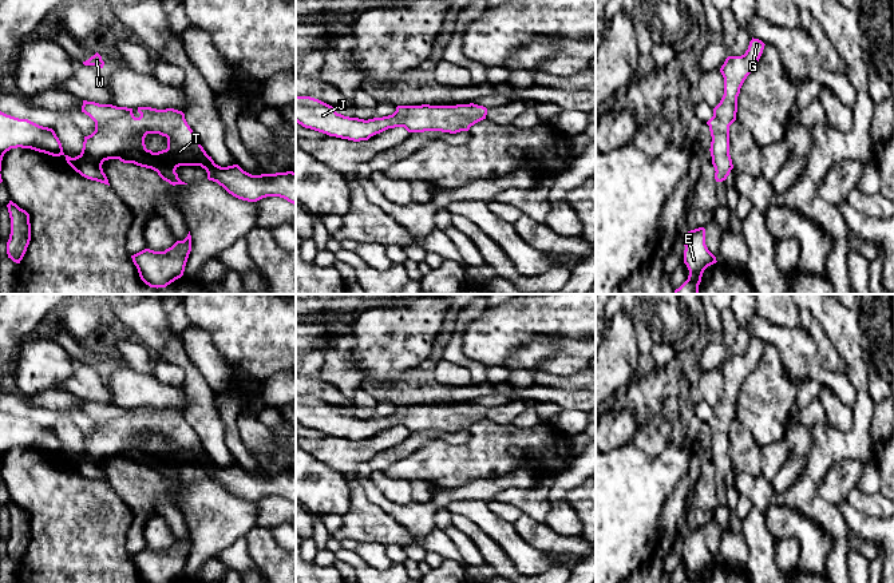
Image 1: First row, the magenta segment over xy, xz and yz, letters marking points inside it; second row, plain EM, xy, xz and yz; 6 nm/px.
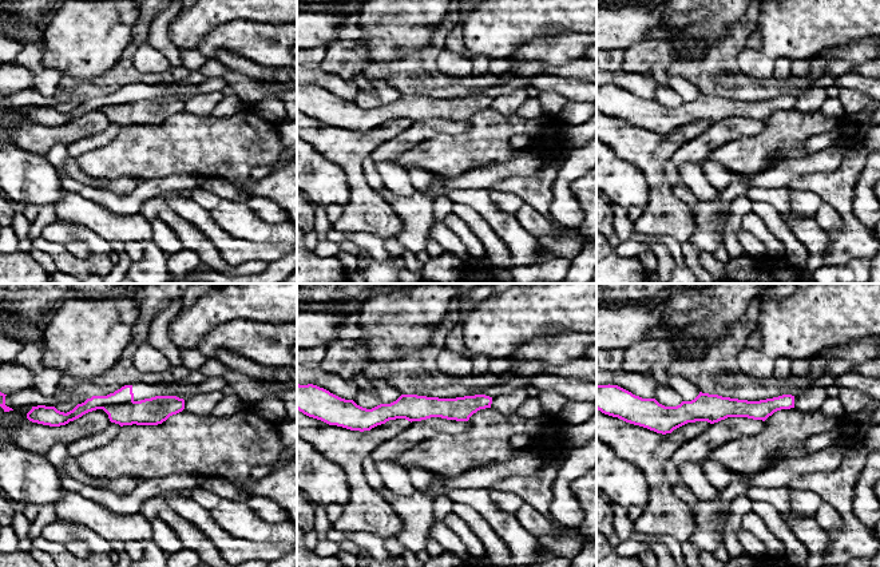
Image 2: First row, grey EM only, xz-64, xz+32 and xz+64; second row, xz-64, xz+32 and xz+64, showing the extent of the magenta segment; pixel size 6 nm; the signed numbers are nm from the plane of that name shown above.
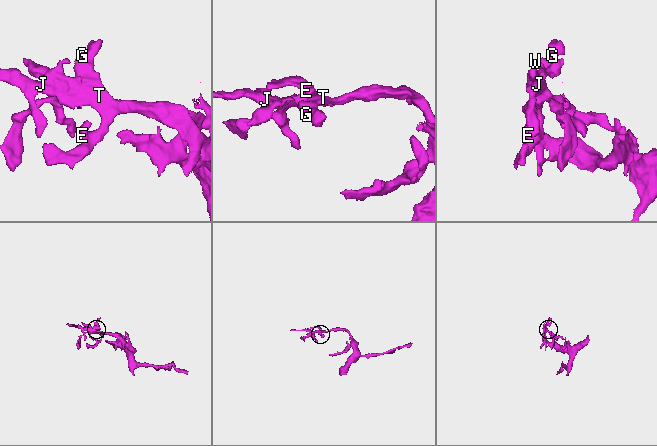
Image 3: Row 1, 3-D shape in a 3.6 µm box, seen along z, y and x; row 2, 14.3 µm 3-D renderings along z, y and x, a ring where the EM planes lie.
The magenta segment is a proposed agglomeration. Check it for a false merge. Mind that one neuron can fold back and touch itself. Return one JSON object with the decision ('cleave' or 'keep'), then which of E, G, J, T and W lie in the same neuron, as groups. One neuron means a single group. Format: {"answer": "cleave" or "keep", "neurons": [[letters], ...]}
{"answer": "keep", "neurons": [["E", "G", "J", "T", "W"]]}

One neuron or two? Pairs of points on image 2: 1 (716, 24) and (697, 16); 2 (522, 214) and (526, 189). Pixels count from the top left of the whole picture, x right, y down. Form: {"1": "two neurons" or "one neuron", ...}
{"1": "two neurons", "2": "two neurons"}

